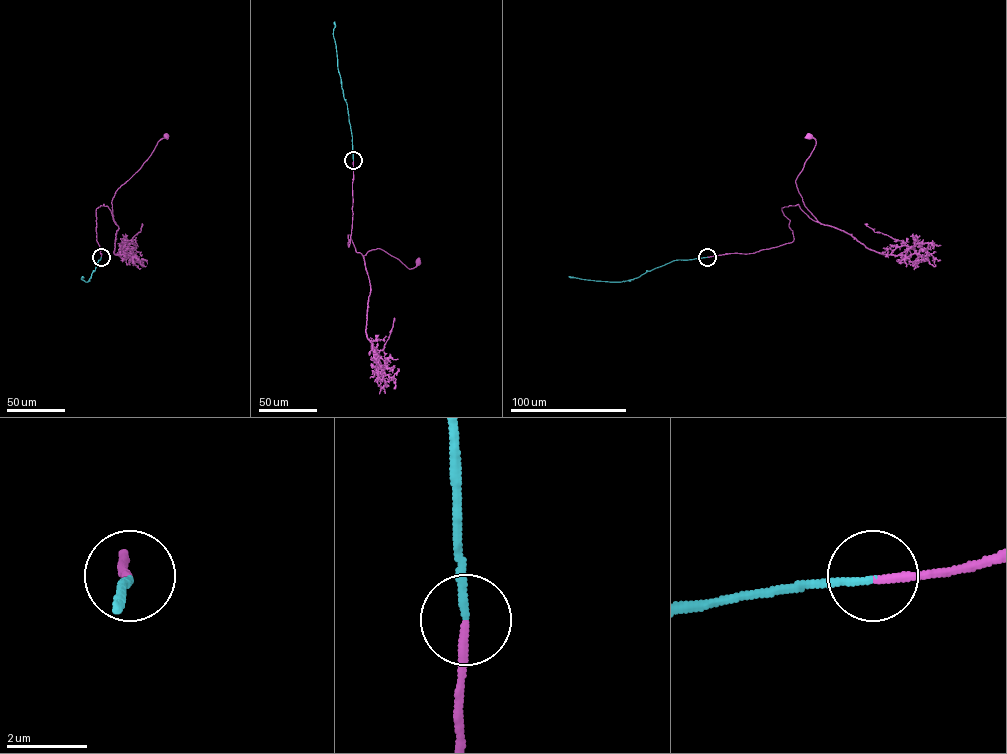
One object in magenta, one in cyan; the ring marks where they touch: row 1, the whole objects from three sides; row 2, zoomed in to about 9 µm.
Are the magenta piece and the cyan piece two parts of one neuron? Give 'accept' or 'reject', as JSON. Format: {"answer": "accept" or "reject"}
{"answer": "accept"}

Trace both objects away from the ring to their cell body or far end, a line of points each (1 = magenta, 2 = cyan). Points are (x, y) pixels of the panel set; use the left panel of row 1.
1: (101, 257), (96, 231), (97, 208), (107, 206), (114, 221), (111, 201), (116, 191), (166, 136)
2: (101, 257), (88, 282), (81, 279), (82, 276)

